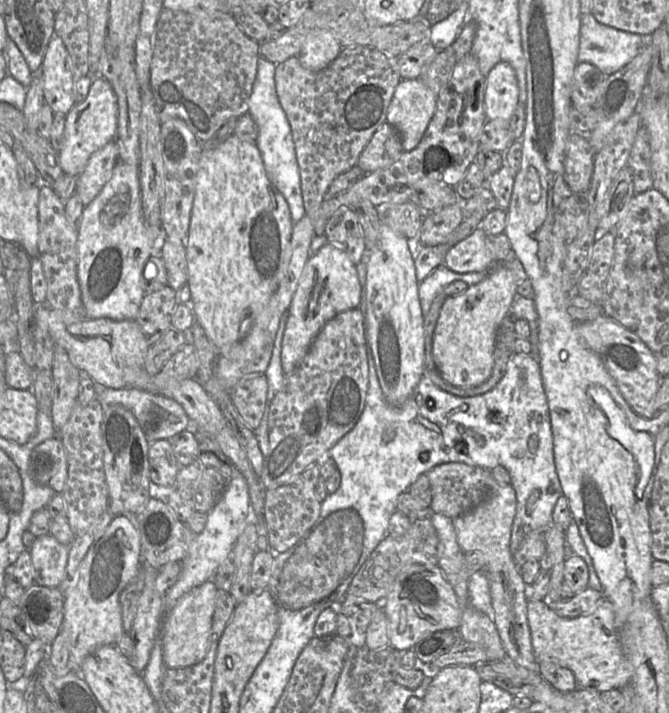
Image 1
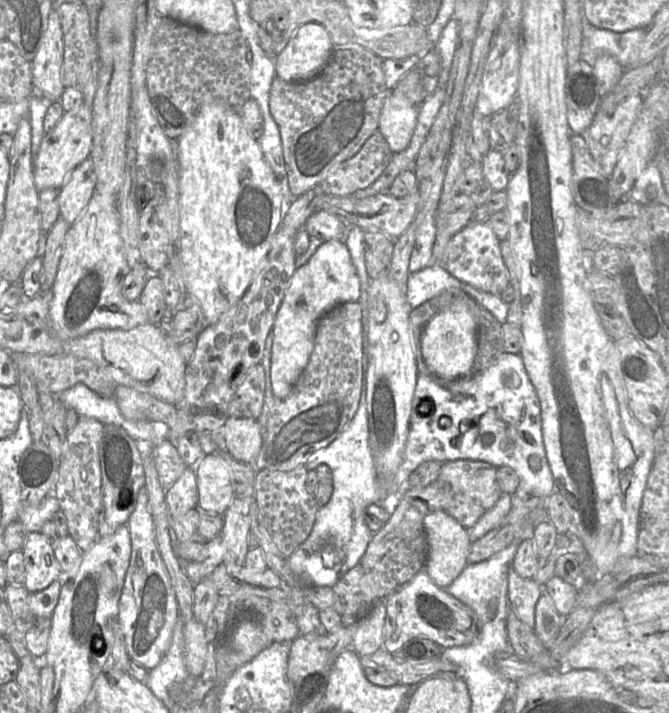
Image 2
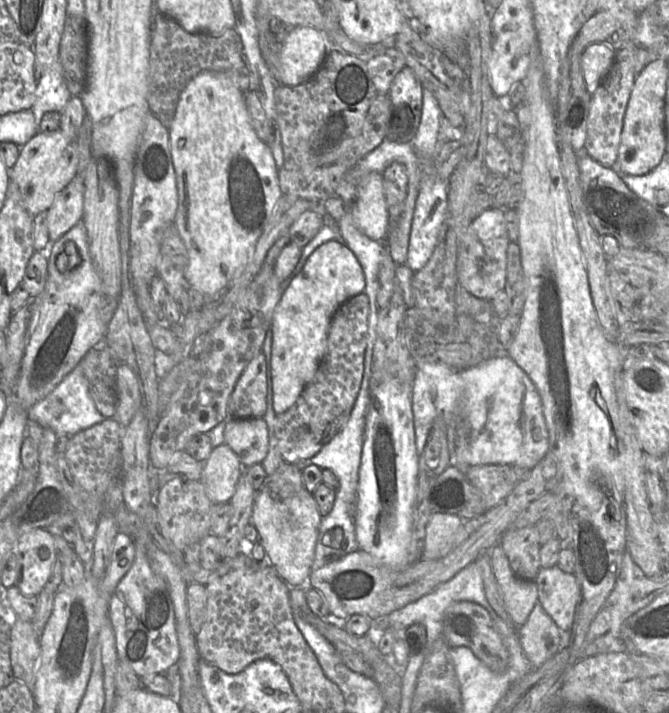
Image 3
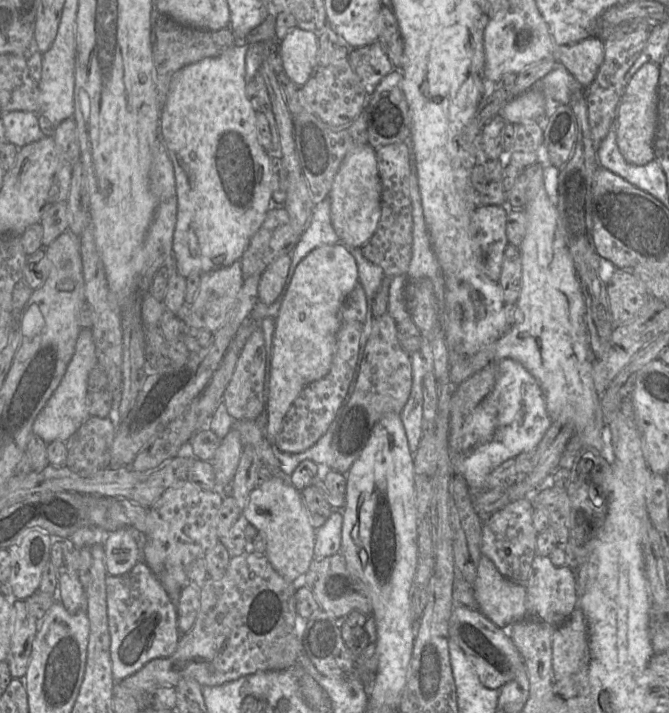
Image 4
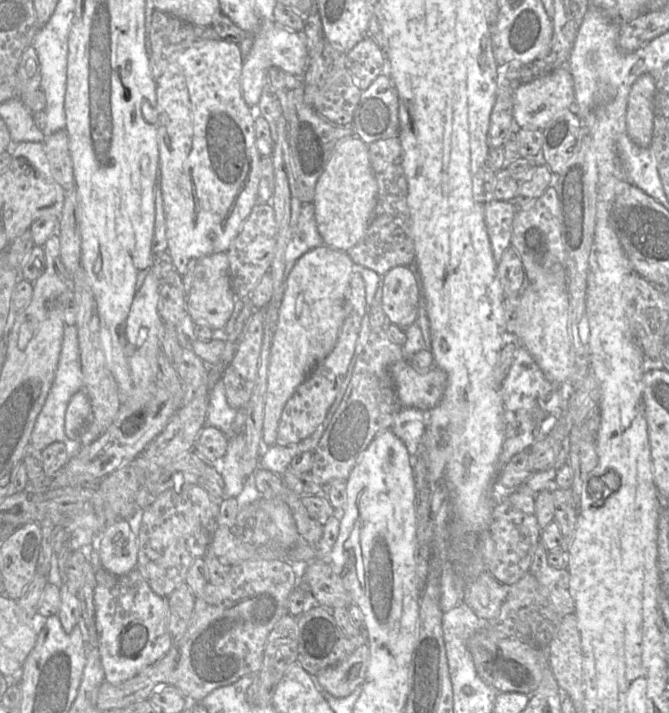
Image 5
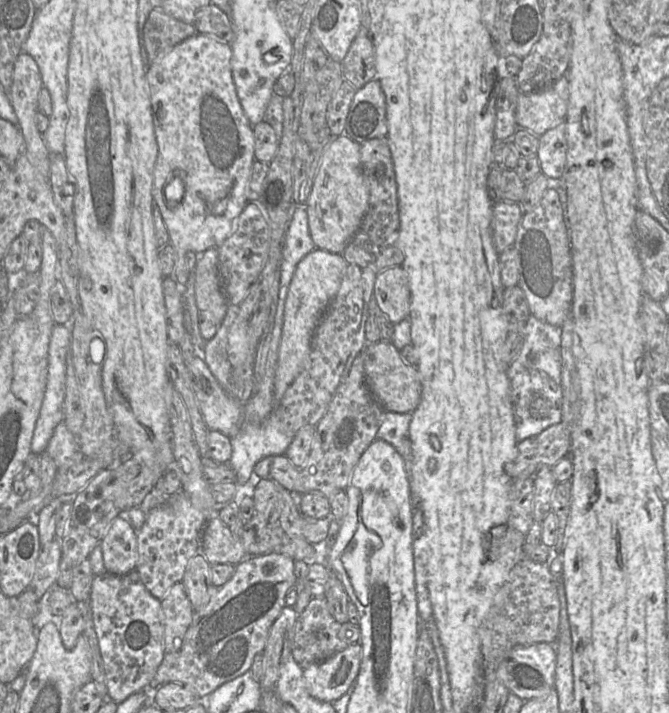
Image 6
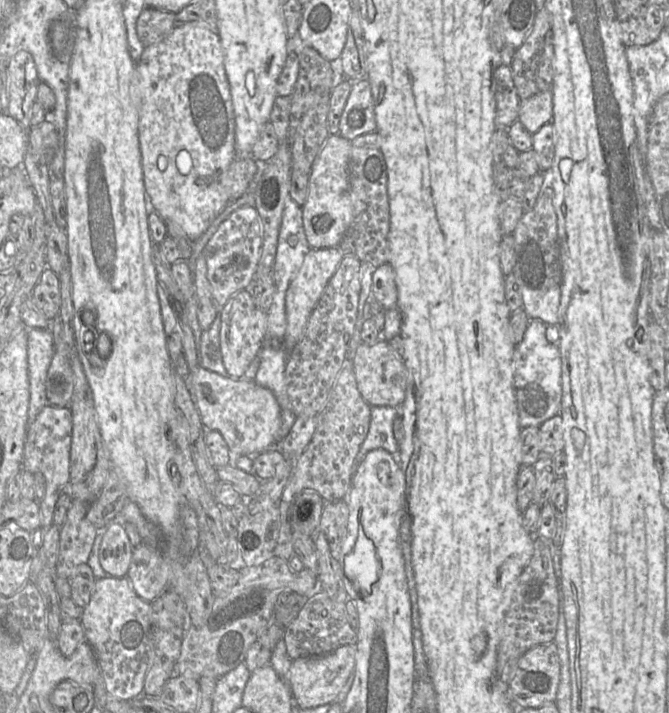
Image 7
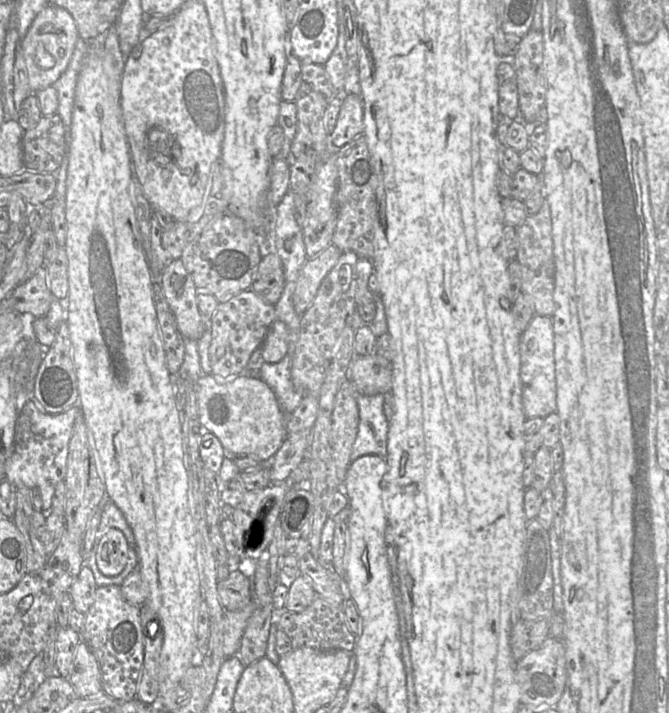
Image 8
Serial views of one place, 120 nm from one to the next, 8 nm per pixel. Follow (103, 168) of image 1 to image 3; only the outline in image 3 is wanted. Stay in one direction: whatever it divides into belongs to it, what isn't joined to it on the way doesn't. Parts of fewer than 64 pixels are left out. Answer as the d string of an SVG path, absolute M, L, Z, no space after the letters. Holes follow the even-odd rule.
M75 176L60 191L47 211L49 239L55 242L81 221L84 210L85 176Z

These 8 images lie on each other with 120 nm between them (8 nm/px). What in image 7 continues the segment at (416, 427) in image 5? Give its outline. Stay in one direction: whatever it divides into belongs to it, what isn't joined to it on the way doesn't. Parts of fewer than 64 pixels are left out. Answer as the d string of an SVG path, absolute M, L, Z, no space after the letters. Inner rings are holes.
M371 406L371 419L367 436L356 457L360 464L366 454L374 449L382 448L390 454L396 454L399 444L395 439L393 424L399 415L399 408L390 406Z

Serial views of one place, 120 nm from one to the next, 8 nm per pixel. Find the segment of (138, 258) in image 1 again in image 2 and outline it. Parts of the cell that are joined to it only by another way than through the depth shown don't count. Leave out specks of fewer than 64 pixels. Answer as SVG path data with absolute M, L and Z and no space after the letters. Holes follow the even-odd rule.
M93 194L88 206L70 225L63 243L57 275L51 288L49 325L54 335L71 340L96 329L130 330L148 324L140 301L128 301L122 294L122 279L131 271L120 236L117 195Z

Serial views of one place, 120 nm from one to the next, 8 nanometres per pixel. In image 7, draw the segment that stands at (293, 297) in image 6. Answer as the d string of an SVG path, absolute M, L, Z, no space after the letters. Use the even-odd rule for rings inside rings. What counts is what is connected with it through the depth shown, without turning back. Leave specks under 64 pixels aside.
M339 247L311 249L304 257L296 277L290 283L285 297L287 328L285 343L291 350L302 338L309 317L318 303L328 281L336 272L343 258Z

